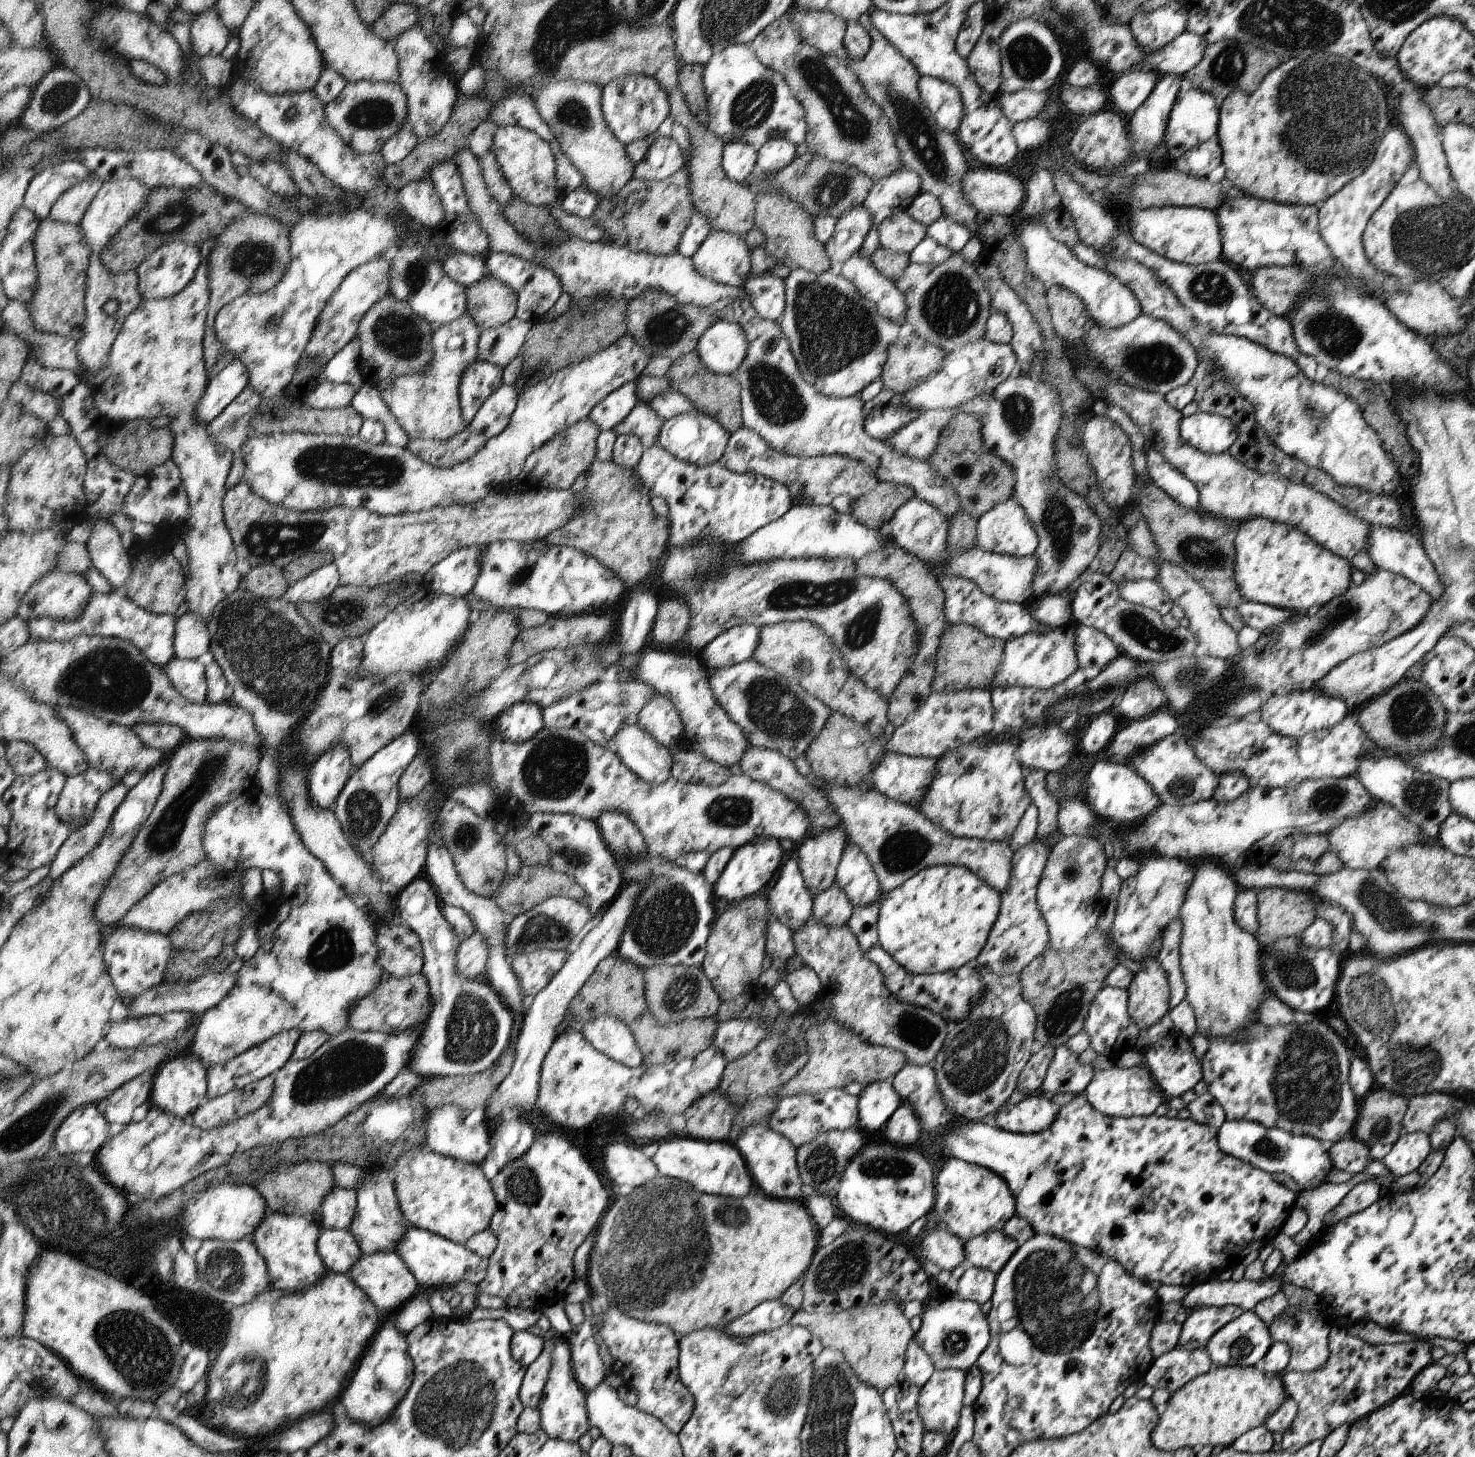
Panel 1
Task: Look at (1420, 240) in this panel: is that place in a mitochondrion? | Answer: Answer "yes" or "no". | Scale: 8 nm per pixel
yes

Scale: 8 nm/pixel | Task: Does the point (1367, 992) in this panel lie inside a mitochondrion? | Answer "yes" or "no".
yes

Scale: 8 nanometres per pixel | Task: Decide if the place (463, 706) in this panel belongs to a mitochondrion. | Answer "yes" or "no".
no

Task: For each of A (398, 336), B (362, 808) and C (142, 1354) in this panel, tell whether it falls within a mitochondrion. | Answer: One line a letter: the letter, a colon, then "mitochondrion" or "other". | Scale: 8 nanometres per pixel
A: mitochondrion
B: mitochondrion
C: mitochondrion

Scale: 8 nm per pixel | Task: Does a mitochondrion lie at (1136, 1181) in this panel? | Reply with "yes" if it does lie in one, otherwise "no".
no

